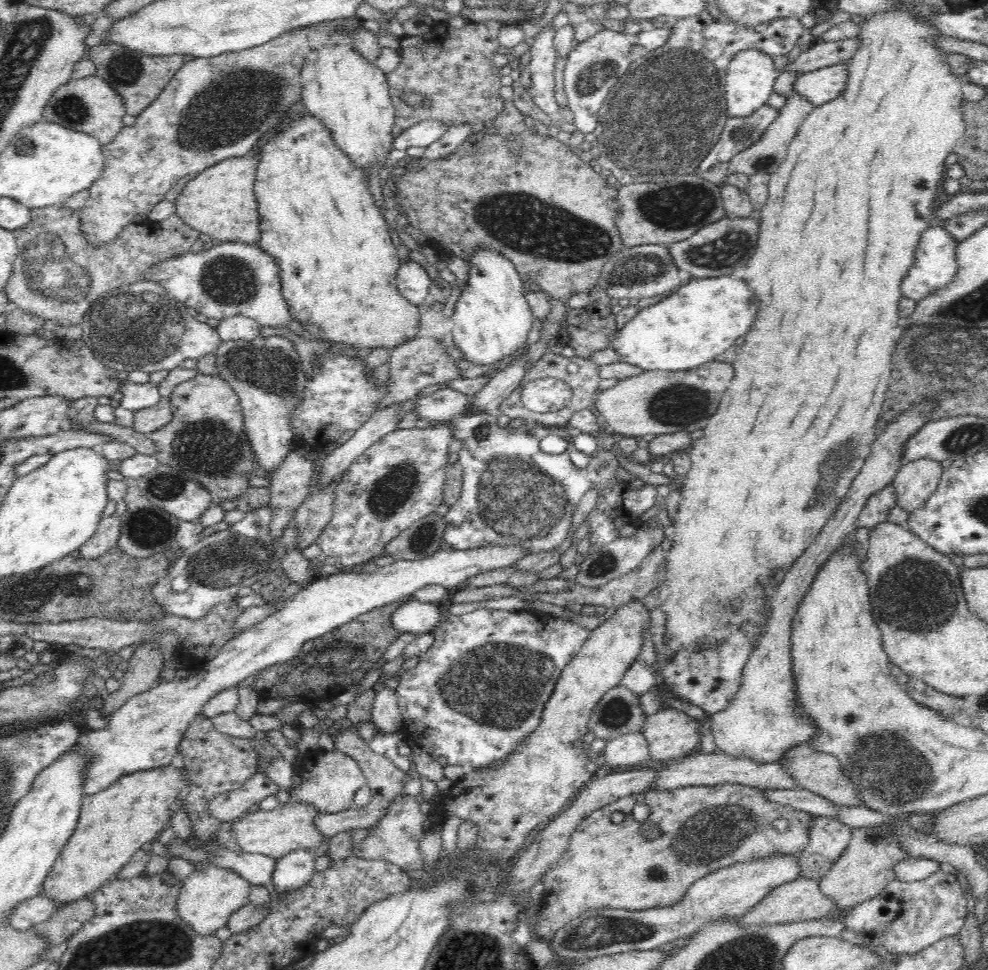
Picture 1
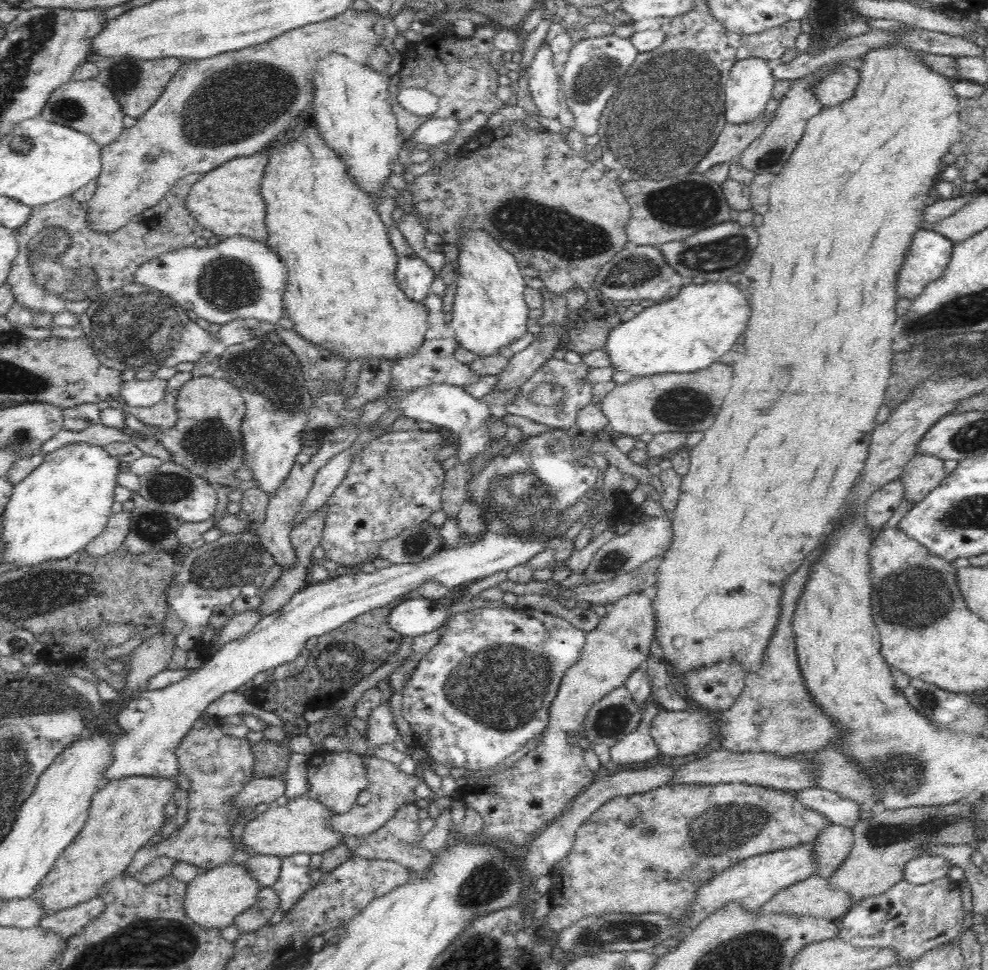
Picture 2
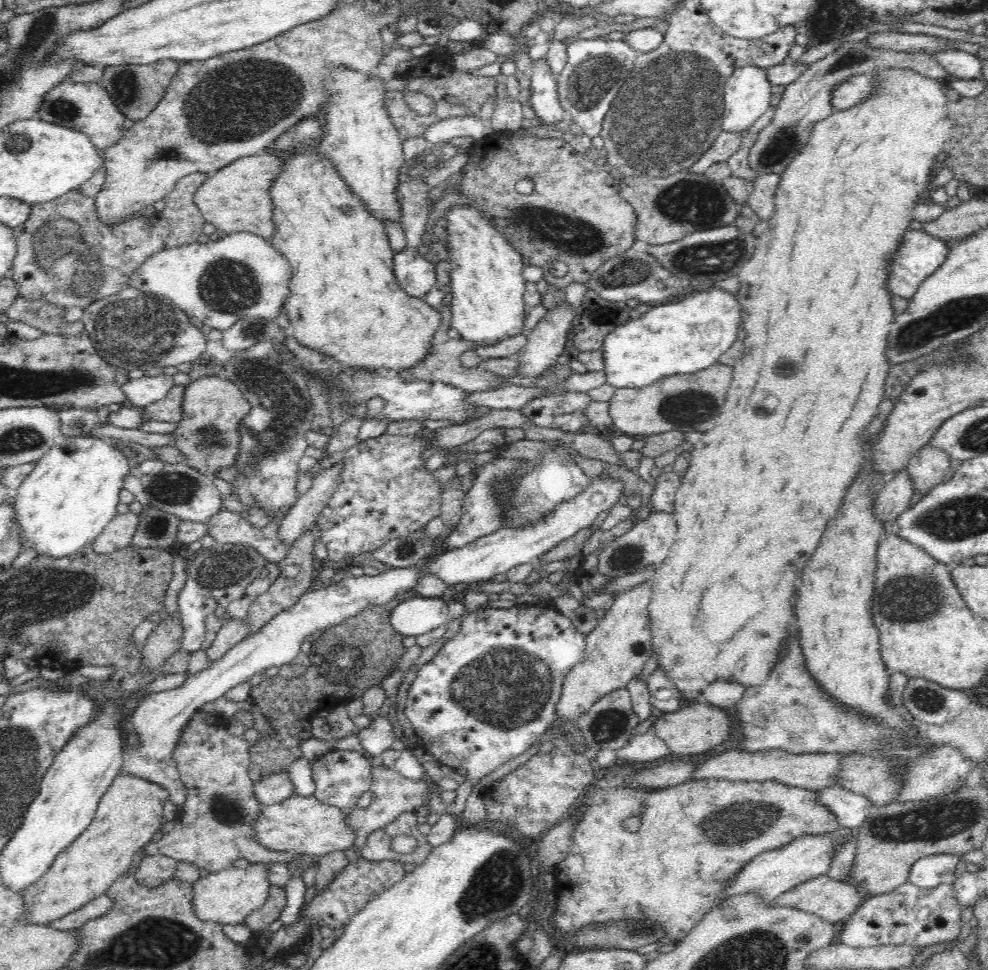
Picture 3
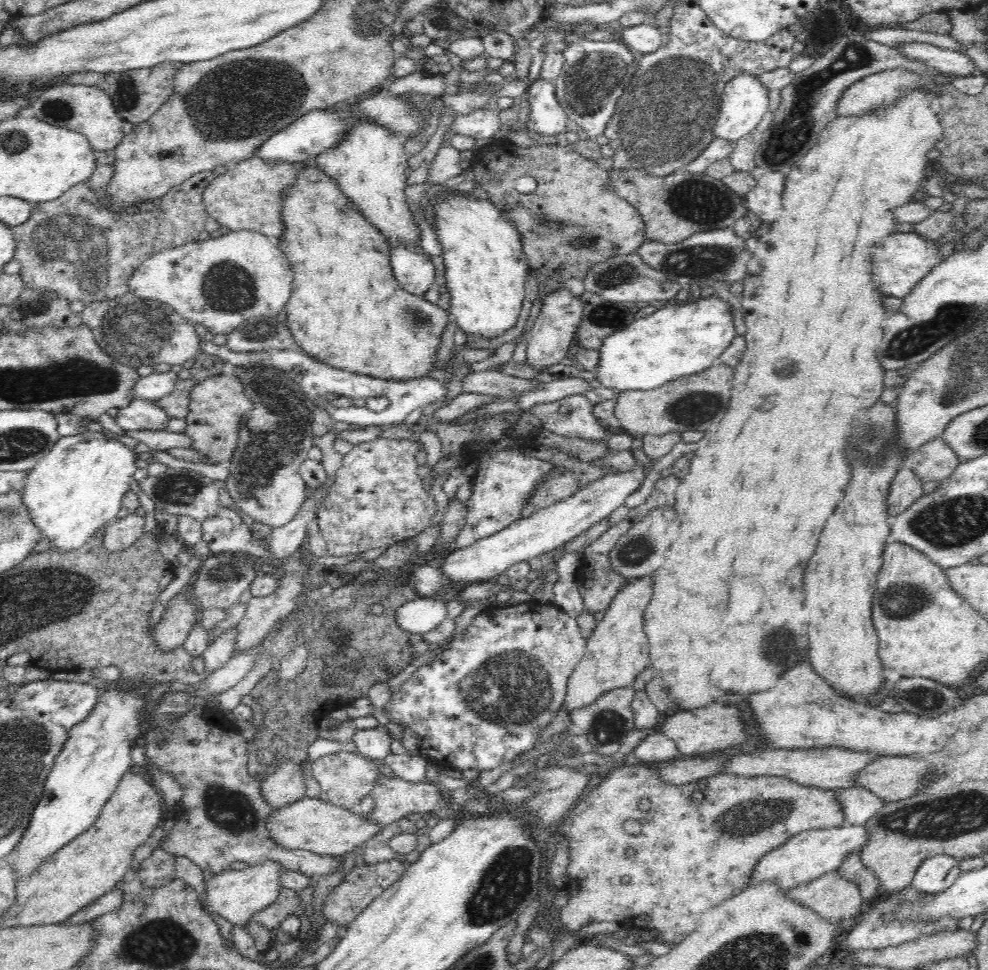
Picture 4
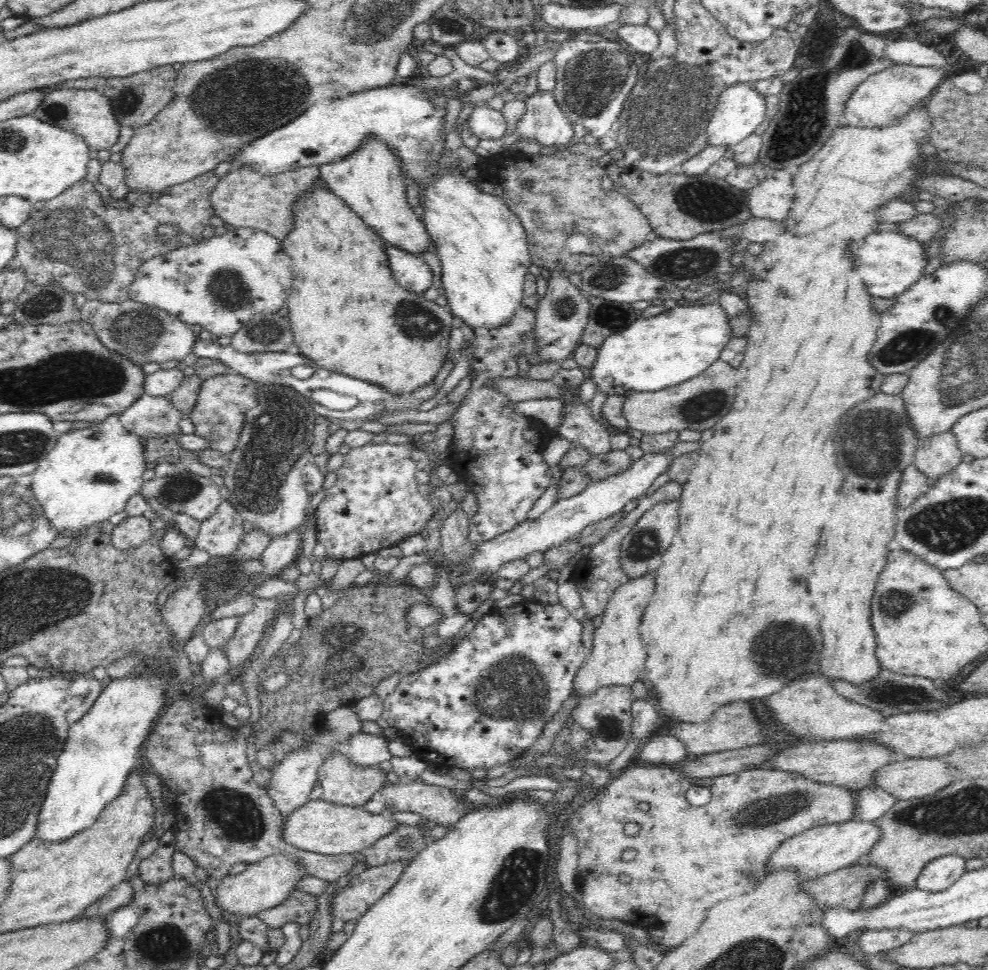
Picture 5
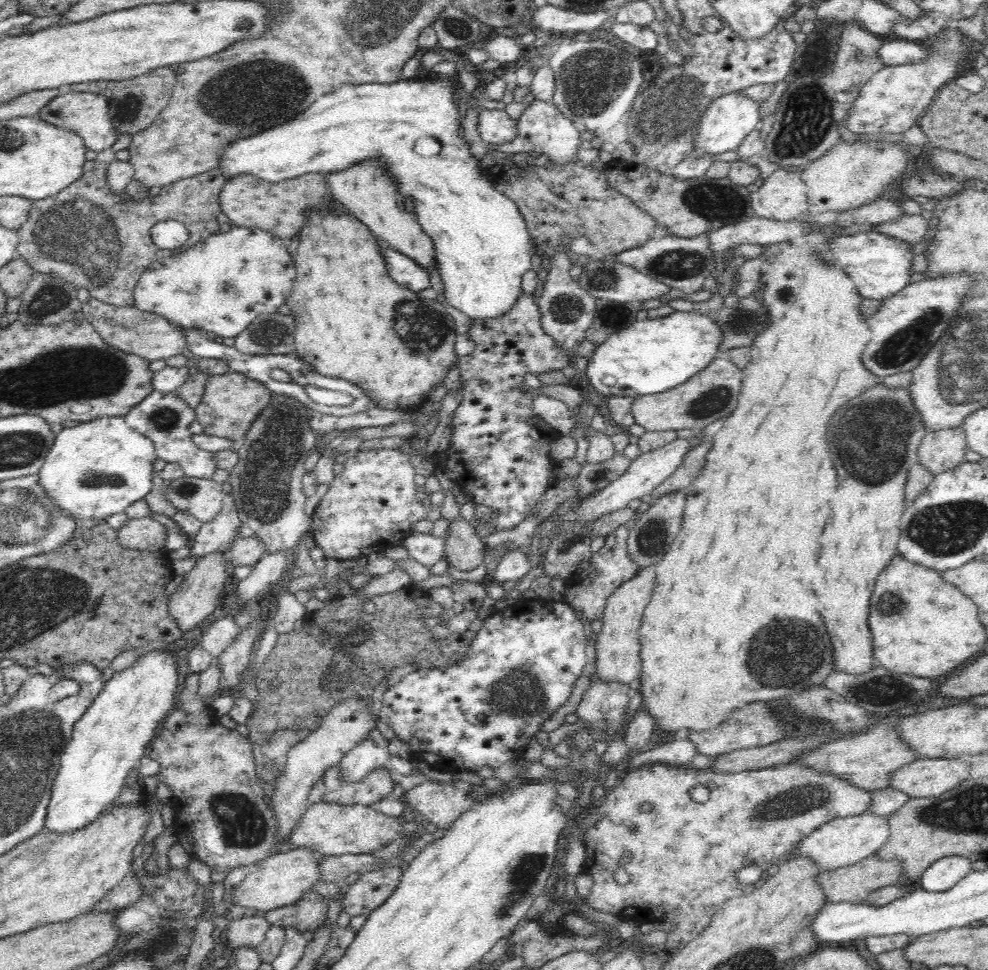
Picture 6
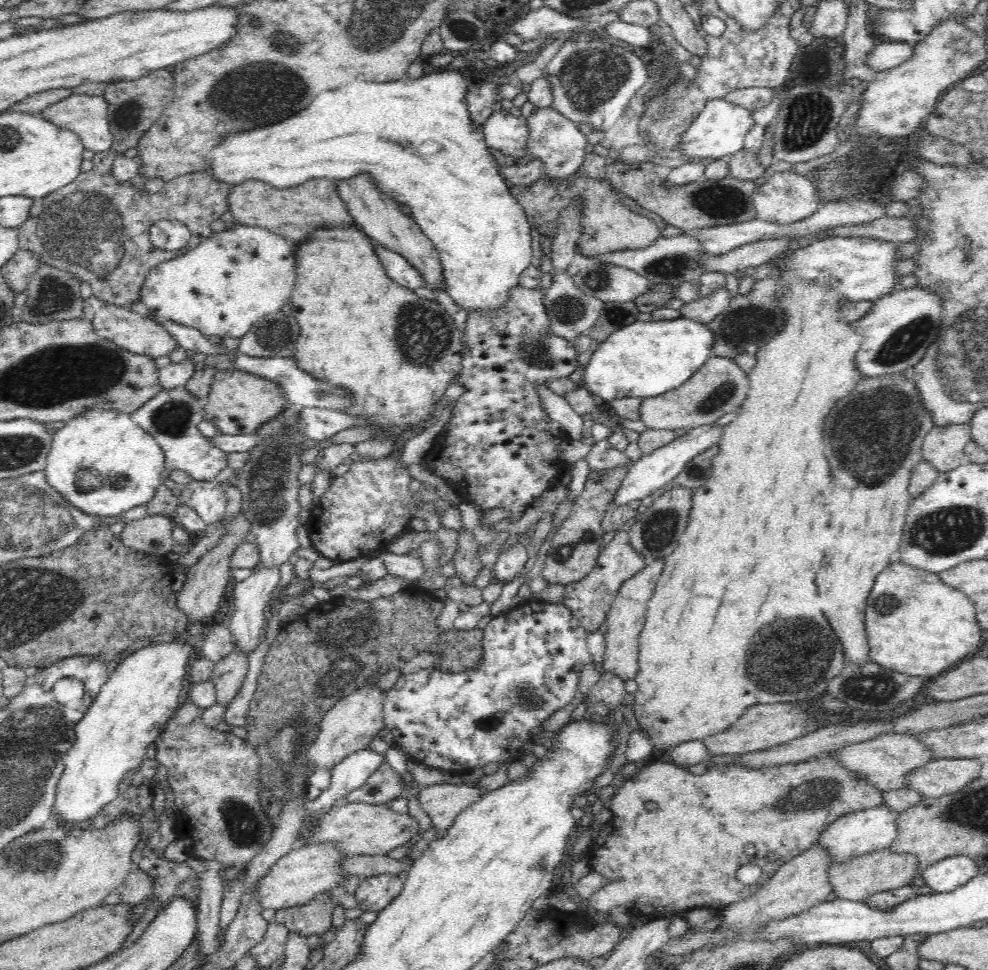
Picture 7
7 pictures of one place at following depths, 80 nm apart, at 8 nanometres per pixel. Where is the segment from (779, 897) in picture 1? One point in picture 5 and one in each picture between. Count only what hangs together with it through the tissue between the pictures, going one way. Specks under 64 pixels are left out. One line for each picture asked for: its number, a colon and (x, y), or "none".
2: (812, 897)
3: (833, 901)
4: (836, 899)
5: (845, 888)

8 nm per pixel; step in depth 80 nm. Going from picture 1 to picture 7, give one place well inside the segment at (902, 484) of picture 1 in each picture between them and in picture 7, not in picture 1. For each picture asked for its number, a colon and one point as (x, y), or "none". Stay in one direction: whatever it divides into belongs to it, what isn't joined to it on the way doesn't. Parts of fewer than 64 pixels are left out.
2: (923, 473)
3: (929, 466)
4: (935, 460)
5: (937, 455)
6: (941, 450)
7: (943, 448)

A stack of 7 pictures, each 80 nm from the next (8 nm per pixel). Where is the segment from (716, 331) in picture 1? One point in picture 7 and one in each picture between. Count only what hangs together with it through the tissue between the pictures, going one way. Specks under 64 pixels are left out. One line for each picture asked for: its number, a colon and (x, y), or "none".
2: (690, 330)
3: (680, 337)
4: (675, 341)
5: (666, 349)
6: (654, 355)
7: (644, 359)

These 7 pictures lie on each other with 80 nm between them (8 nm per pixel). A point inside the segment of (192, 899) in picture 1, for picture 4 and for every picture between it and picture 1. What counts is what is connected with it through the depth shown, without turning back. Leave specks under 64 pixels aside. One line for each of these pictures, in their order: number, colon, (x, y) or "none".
2: (213, 900)
3: (227, 897)
4: (235, 895)

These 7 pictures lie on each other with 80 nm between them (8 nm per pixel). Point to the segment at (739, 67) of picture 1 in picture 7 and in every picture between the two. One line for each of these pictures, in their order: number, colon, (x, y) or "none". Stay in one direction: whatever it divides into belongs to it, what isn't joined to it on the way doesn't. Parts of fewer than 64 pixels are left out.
2: (749, 86)
3: (747, 92)
4: (744, 101)
5: (740, 109)
6: (729, 119)
7: (719, 131)

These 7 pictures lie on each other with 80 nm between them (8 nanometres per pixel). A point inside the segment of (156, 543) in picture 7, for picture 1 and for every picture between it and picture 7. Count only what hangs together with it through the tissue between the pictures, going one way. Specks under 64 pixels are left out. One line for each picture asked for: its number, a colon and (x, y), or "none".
1: (110, 527)
2: (112, 537)
3: (117, 535)
4: (123, 532)
5: (133, 531)
6: (145, 533)

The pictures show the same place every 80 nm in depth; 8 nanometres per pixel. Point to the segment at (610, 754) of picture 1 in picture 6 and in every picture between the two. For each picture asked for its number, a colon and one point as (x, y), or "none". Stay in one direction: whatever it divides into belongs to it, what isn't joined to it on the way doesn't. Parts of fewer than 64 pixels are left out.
2: (638, 746)
3: (646, 747)
4: (656, 747)
5: (657, 749)
6: (677, 752)

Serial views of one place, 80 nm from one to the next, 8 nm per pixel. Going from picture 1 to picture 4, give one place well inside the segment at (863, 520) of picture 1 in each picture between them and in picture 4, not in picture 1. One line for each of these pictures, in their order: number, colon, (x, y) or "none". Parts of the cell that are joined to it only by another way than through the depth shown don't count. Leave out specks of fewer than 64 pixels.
2: (882, 504)
3: (890, 502)
4: (906, 488)

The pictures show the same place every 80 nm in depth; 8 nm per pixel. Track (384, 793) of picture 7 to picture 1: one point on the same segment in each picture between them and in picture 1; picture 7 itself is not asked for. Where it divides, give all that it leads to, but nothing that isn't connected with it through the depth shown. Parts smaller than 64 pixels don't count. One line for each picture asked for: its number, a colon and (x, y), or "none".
1: (330, 785)
2: (336, 782)
3: (341, 776)
4: (345, 778)
5: (344, 783)
6: (377, 784)

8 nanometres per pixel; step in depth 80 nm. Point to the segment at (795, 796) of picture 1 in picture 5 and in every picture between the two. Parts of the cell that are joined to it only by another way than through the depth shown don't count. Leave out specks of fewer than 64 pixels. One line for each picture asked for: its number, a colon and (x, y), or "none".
2: (841, 811)
3: (851, 809)
4: (859, 804)
5: (872, 802)

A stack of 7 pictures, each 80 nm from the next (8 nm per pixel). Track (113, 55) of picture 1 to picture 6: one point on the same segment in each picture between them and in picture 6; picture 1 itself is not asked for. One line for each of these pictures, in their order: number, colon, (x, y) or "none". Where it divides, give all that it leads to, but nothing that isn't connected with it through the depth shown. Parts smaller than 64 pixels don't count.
2: (137, 83)
3: (136, 89)
4: (137, 94)
5: (136, 99)
6: (134, 103)

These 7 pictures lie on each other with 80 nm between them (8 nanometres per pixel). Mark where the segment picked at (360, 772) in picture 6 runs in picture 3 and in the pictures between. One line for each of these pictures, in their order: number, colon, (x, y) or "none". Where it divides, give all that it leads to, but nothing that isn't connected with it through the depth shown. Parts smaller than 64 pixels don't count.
3: (378, 736)
4: (374, 744)
5: (365, 748)

